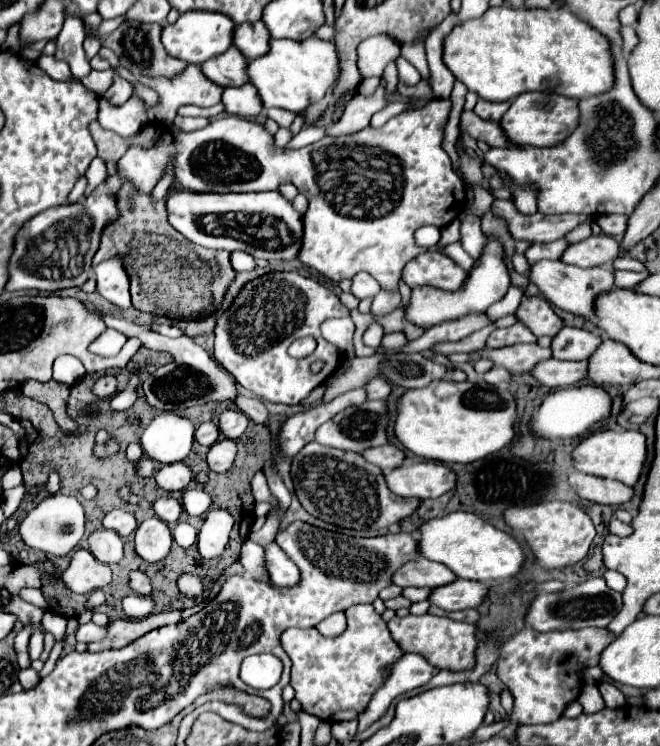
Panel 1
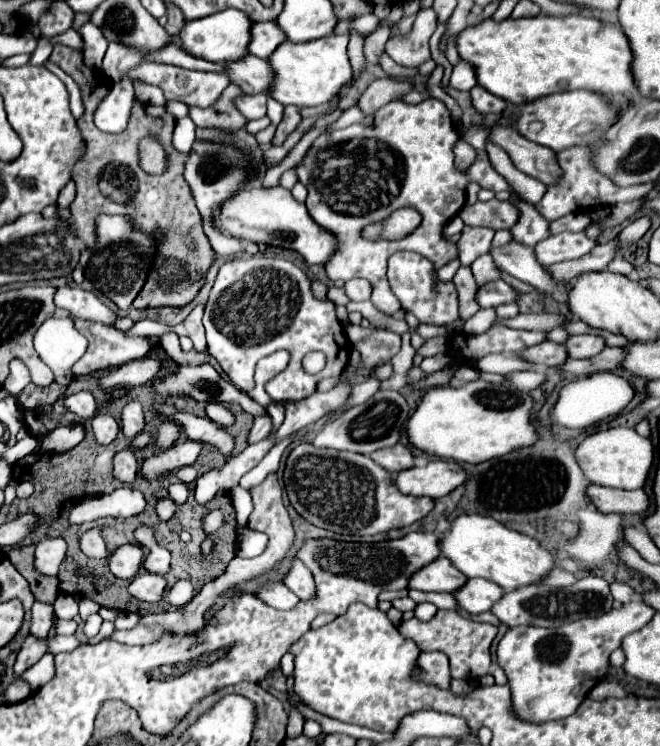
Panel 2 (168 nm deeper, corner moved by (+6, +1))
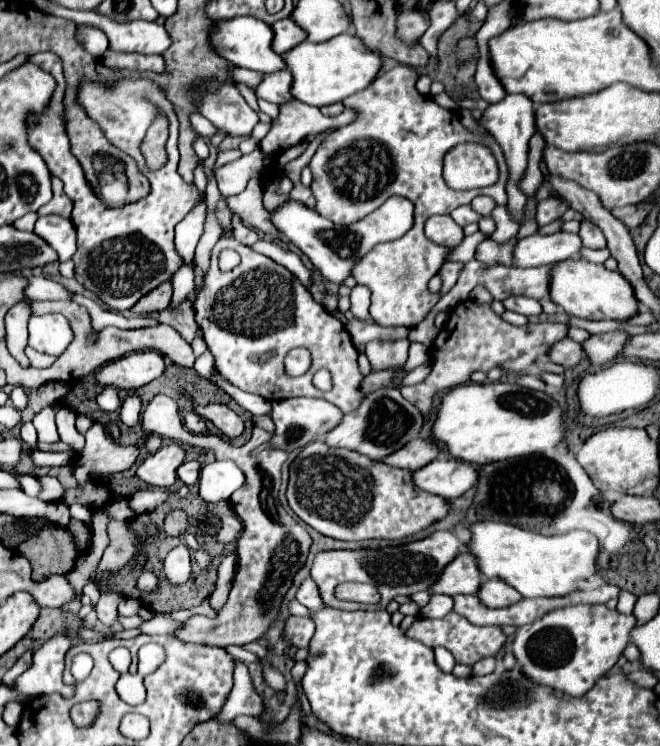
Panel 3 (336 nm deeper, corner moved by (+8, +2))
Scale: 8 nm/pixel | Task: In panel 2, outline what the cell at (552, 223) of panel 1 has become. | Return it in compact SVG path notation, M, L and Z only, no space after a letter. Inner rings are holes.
M492 198L488 202L466 204L458 216L462 216L464 224L470 224L470 226L486 226L492 230L510 230L518 222L520 212L516 208L516 204L510 200L500 202L498 198Z

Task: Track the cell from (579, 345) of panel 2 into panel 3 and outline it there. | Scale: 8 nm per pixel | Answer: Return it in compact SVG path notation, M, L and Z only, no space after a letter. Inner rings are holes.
M608 331L602 335L592 335L582 347L592 365L606 365L622 353L628 339L630 335L626 331Z

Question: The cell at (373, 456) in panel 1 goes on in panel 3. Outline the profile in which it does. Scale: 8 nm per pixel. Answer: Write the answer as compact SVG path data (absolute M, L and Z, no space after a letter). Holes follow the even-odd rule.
M414 439L412 443L408 443L400 451L396 451L396 455L390 455L388 459L384 459L384 463L392 465L392 467L404 467L404 469L416 471L416 469L424 467L426 463L434 461L440 453L442 453L442 447L438 447L438 453L436 453L436 441Z

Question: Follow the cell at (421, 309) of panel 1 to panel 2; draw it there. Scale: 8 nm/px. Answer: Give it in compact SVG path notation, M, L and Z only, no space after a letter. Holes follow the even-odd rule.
M492 280L484 284L482 288L478 288L476 292L476 302L482 308L492 308L492 306L500 306L506 302L514 302L514 298L516 298L516 290L504 280Z

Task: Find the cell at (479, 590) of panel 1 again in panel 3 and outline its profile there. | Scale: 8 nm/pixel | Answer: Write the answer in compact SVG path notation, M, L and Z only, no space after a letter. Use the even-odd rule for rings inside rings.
M484 579L478 597L482 599L484 605L494 607L494 609L496 607L510 607L522 599L522 595L514 587L510 587L504 581L496 581L496 579L494 581Z

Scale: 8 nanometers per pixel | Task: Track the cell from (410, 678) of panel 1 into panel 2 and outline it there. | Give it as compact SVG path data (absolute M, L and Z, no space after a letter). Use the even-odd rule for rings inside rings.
M422 652L414 666L414 680L438 686L442 690L450 688L450 668L448 668L448 656L442 652Z

